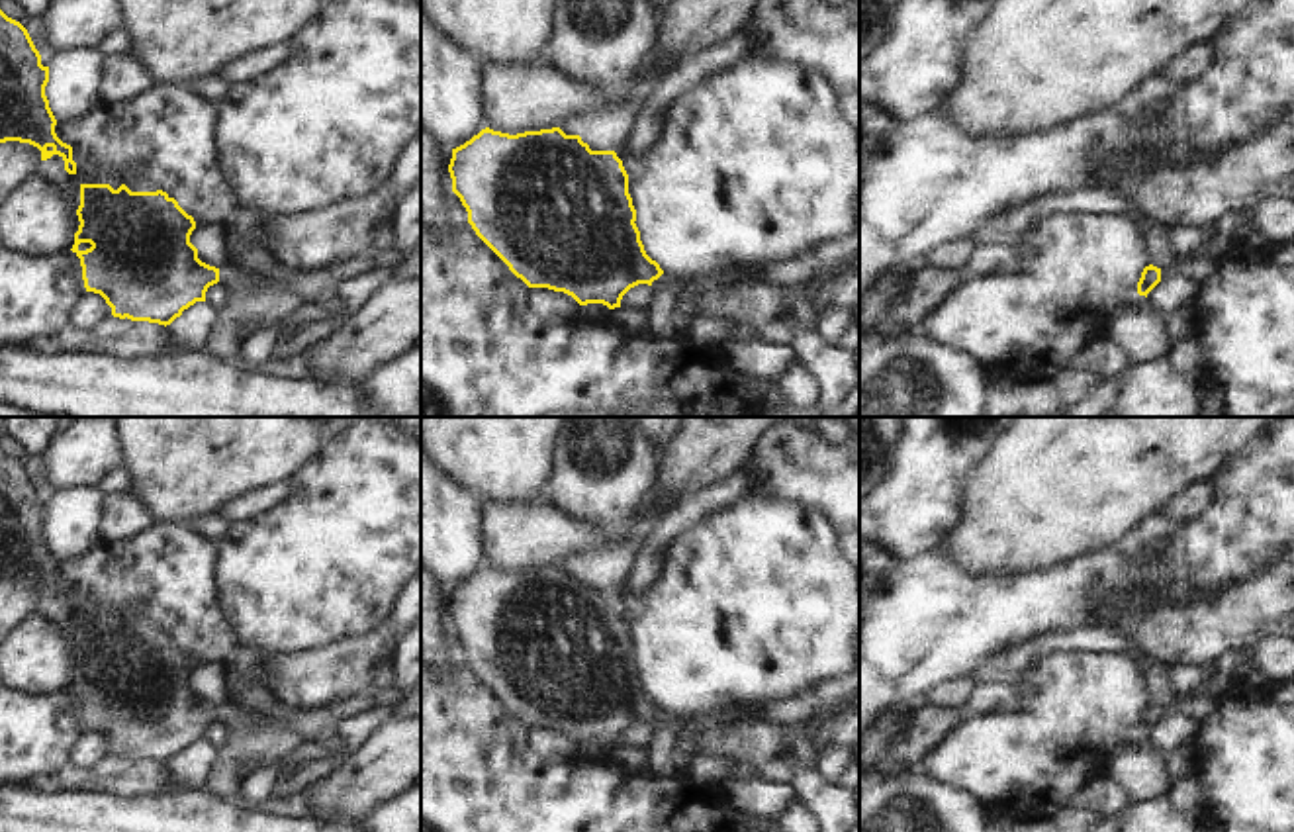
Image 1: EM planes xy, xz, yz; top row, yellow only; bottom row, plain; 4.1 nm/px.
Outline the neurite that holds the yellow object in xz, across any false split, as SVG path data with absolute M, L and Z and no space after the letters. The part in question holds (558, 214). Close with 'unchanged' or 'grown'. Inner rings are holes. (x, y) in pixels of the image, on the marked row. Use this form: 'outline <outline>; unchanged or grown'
outline M485 127L478 135L474 135L470 141L466 141L464 145L452 149L452 159L450 159L450 164L448 164L448 172L450 172L450 178L452 178L452 192L460 198L462 206L466 208L468 223L472 225L476 235L529 288L548 288L548 290L554 290L554 292L564 292L568 296L572 296L579 305L603 303L609 309L615 309L615 307L621 307L621 300L630 288L634 288L638 284L652 286L652 282L658 280L662 286L671 286L671 288L677 290L679 305L691 317L691 321L707 315L707 317L713 317L713 319L726 319L726 321L732 321L732 323L744 323L744 325L752 327L754 331L762 331L763 327L767 327L769 323L775 323L775 321L787 321L789 323L789 305L791 305L793 296L789 296L783 290L769 288L765 282L758 282L758 284L738 282L734 286L718 286L715 290L701 292L699 296L689 296L687 298L679 290L681 280L677 280L673 276L668 276L660 268L660 264L656 260L652 260L644 251L644 245L640 241L640 231L634 223L636 221L636 209L634 209L632 198L628 194L628 174L623 166L623 161L617 157L615 151L591 151L589 145L583 143L579 135L566 135L560 127L540 129L540 131L525 131L525 133L517 133L517 135L509 135L509 133L501 133L501 131L493 131L493 129Z; grown

